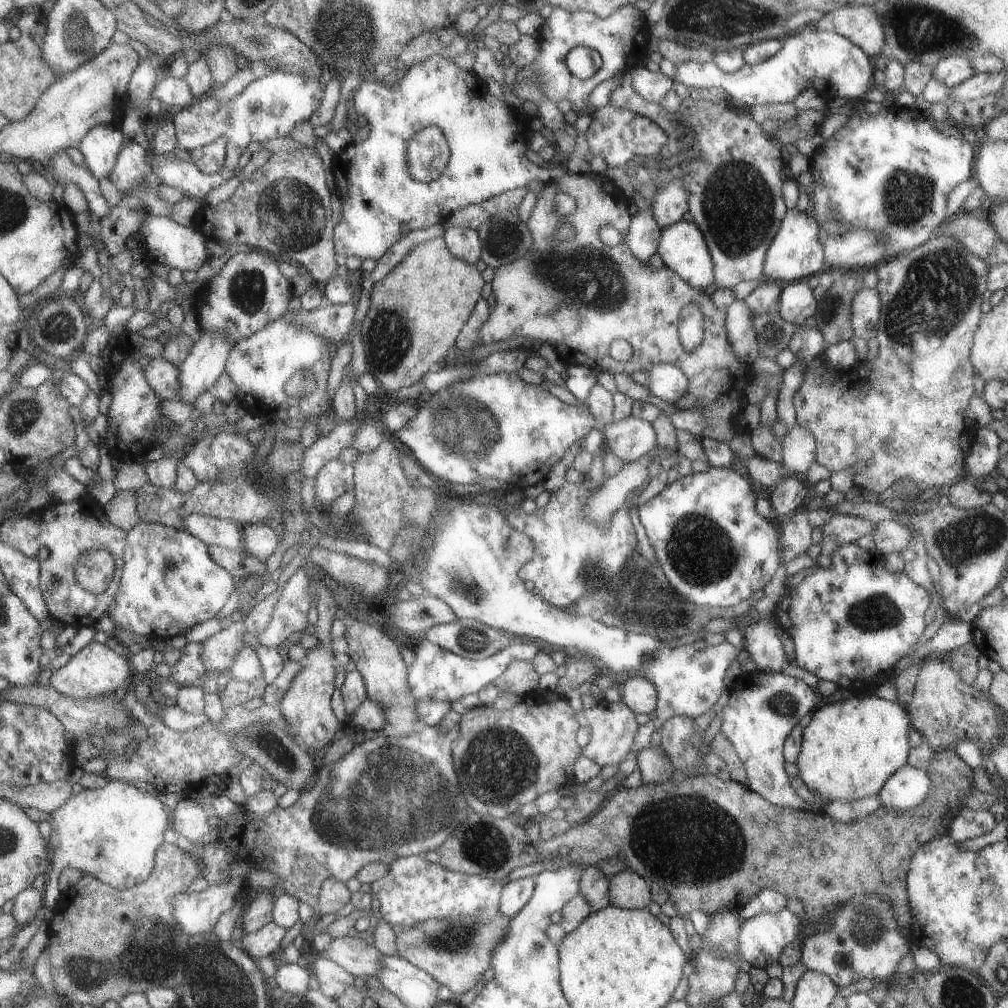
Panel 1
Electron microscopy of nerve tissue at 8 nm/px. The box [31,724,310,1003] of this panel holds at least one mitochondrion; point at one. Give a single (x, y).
(146, 957)

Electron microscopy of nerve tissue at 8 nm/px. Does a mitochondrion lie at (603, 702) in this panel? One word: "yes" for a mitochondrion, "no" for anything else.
no

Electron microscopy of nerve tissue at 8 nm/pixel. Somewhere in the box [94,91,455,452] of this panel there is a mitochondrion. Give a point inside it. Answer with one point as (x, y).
(292, 214)

